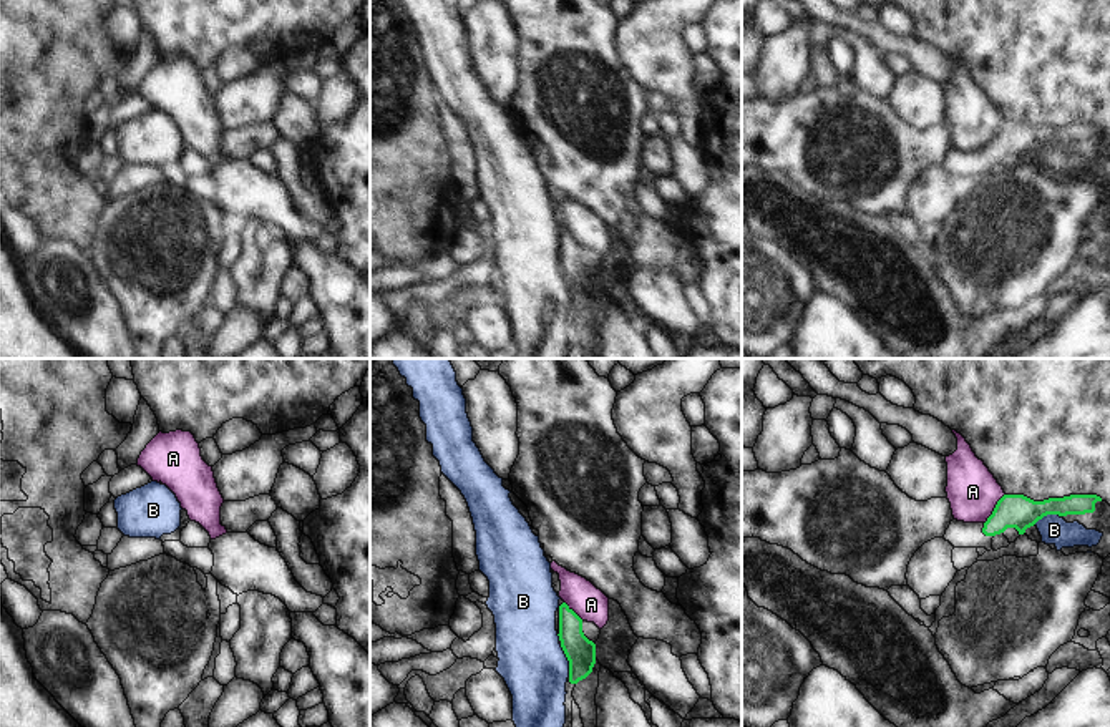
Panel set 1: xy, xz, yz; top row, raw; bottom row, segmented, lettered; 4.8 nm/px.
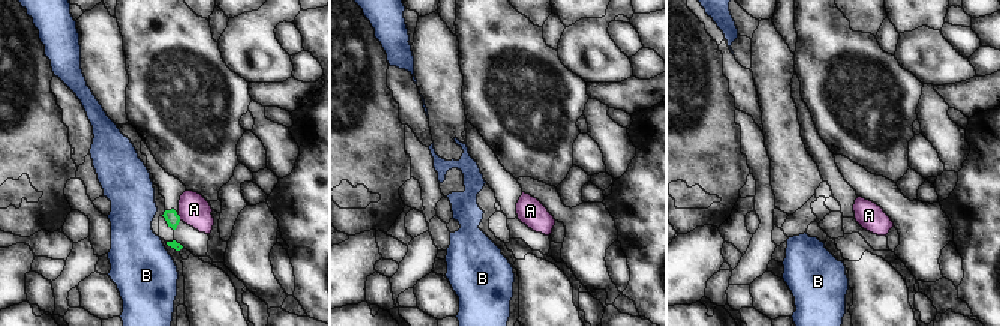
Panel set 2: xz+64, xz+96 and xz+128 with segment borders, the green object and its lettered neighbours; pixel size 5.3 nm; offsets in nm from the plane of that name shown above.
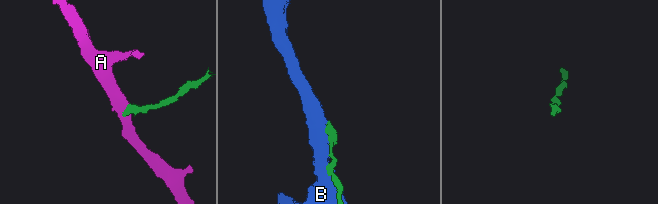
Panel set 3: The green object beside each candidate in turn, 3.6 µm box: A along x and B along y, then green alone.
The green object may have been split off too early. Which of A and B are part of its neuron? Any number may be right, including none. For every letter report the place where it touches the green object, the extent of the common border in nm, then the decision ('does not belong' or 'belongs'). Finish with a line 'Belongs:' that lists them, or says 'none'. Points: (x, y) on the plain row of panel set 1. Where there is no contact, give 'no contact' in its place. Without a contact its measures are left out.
A: yz (994, 136) | 180 nm | does not belong
B: xz (568, 287) | 170 nm | does not belong
Belongs: none

